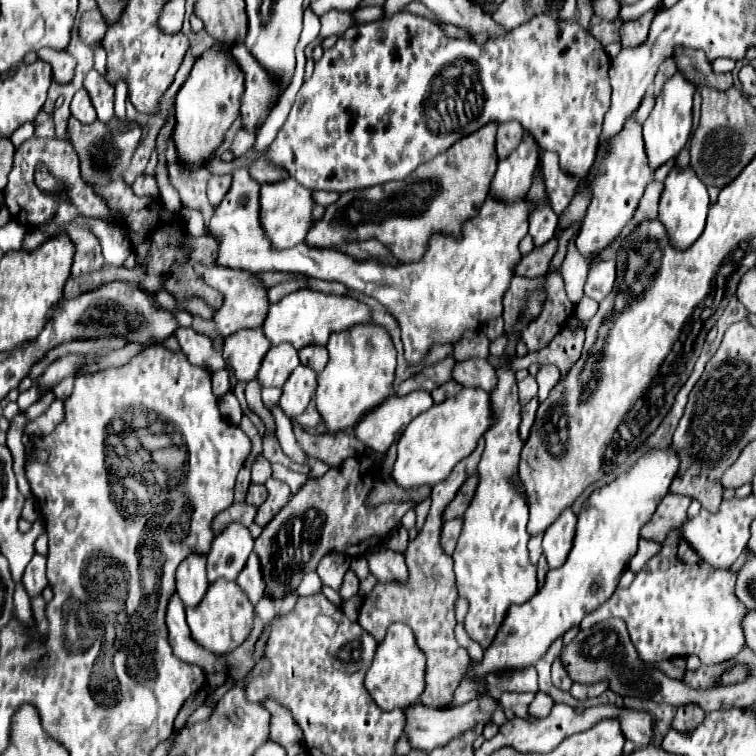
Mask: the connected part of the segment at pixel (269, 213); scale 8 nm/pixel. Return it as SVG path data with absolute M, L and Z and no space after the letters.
M293 178L275 182L275 184L261 184L261 194L259 194L259 218L261 226L271 240L271 246L275 250L287 250L291 246L297 246L305 240L305 234L311 228L311 190L295 182Z

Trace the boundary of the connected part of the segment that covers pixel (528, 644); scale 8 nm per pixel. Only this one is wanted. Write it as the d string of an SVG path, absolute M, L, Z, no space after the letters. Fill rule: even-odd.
M671 448L649 450L627 474L595 490L585 500L577 516L577 532L567 562L561 568L547 572L543 586L529 602L511 606L495 642L491 642L491 646L483 652L483 660L469 662L465 678L477 682L479 694L487 694L485 678L489 674L505 674L535 666L557 638L561 638L569 628L579 626L585 614L597 610L603 602L607 602L607 598L611 598L619 578L637 552L643 524L651 520L657 504L669 492L669 484L677 470L679 460Z

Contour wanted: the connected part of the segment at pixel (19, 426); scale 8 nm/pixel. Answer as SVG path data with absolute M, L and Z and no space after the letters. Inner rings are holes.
M21 412L21 414L17 414L17 416L11 420L11 426L9 426L9 430L7 430L7 446L9 446L13 457L13 470L19 491L25 498L32 497L30 484L25 476L25 447L21 441L21 436L23 436L27 424L29 424L29 420L27 420L25 412Z

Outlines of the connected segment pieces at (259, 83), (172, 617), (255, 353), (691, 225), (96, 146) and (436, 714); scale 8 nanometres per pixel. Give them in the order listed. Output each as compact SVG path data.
M243 44L233 46L229 54L235 58L235 62L239 62L239 68L245 76L245 92L241 98L243 128L255 134L255 128L267 118L267 106L271 100L275 100L277 86Z
M177 594L171 596L171 602L167 604L167 616L165 624L169 630L169 644L173 648L173 654L185 662L193 662L201 666L205 672L217 672L225 670L225 658L215 658L211 652L201 648L189 634L189 626L185 622L185 606Z
M239 330L223 342L223 358L233 368L235 378L249 382L257 376L265 352L271 348L263 330Z
M673 168L665 180L665 188L659 200L659 220L665 226L665 232L673 248L685 250L701 236L705 228L707 210L709 210L709 194L705 184L697 178L697 174L691 168L685 170Z
M69 118L67 122L67 140L75 146L81 164L81 178L87 186L105 186L115 178L123 178L125 170L129 168L133 154L141 140L141 124L127 122L119 118L111 118L111 122L81 124L77 118Z
M479 696L467 704L461 706L453 706L447 710L439 710L439 708L427 708L423 704L413 704L409 708L405 708L407 712L407 726L405 732L409 736L409 742L413 748L421 748L431 752L437 746L445 746L447 742L459 738L459 734L465 734L467 730L475 728L477 722L489 724L493 712L499 708L499 700L493 700L491 696Z

